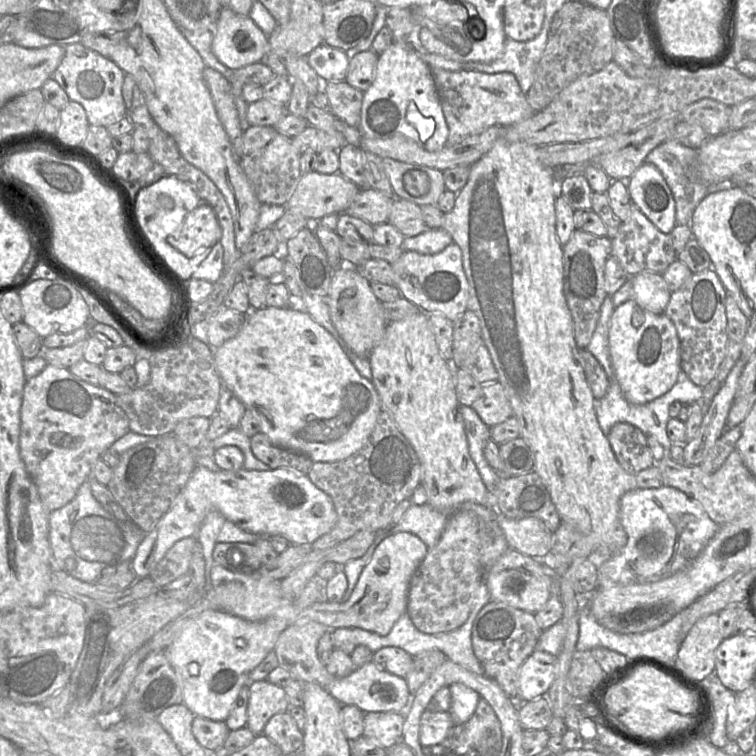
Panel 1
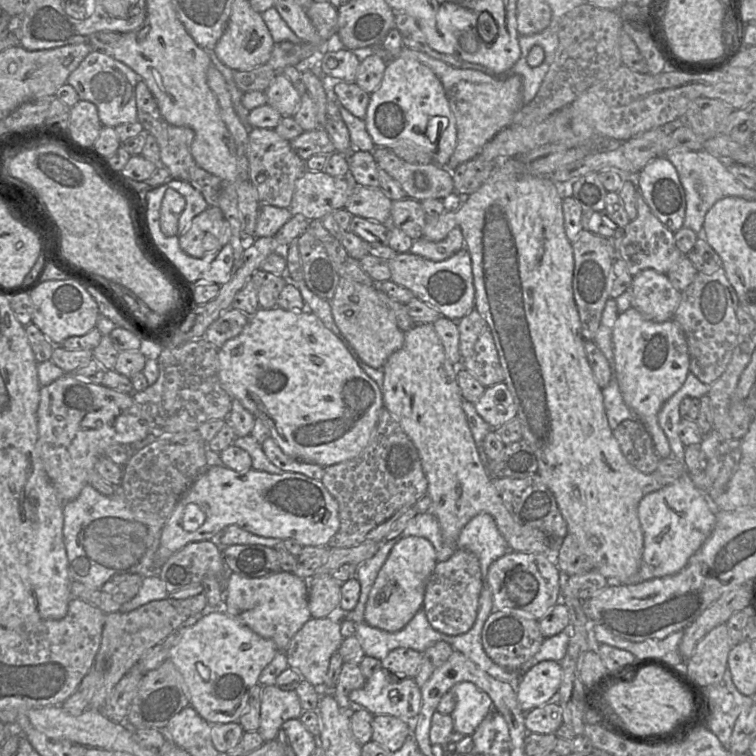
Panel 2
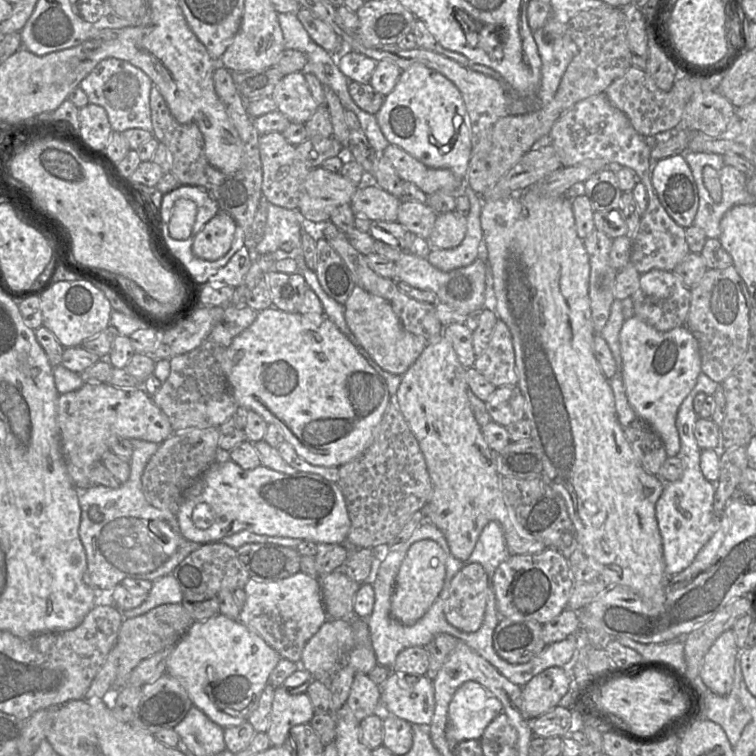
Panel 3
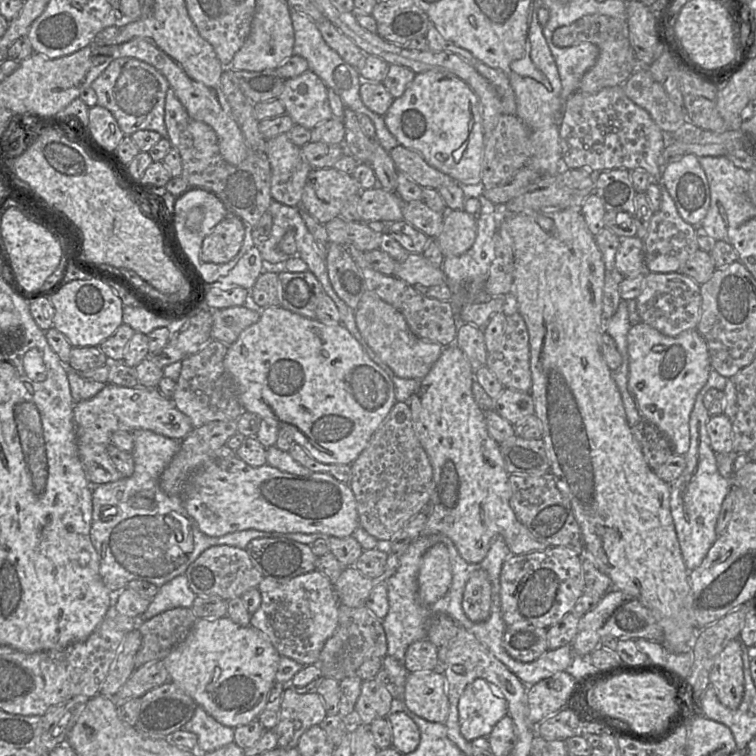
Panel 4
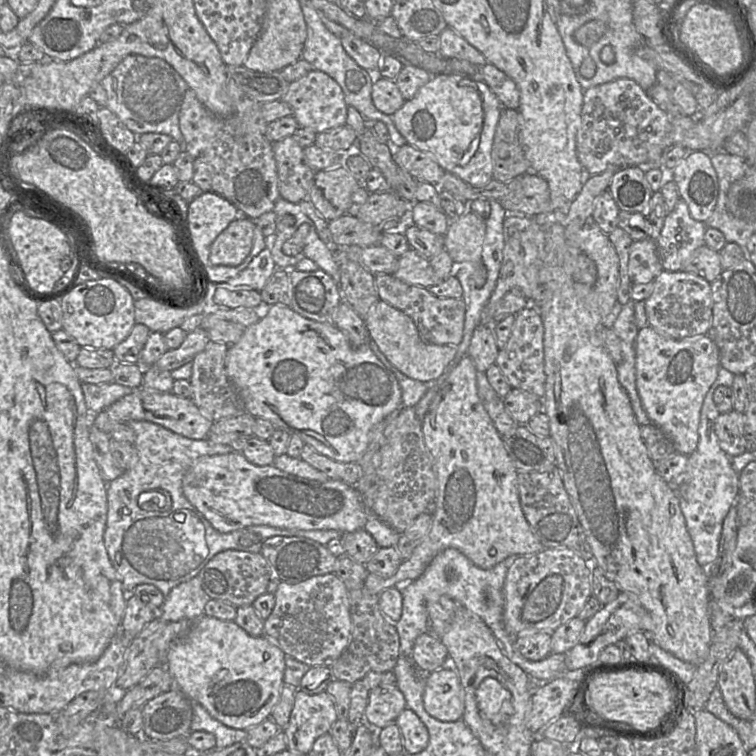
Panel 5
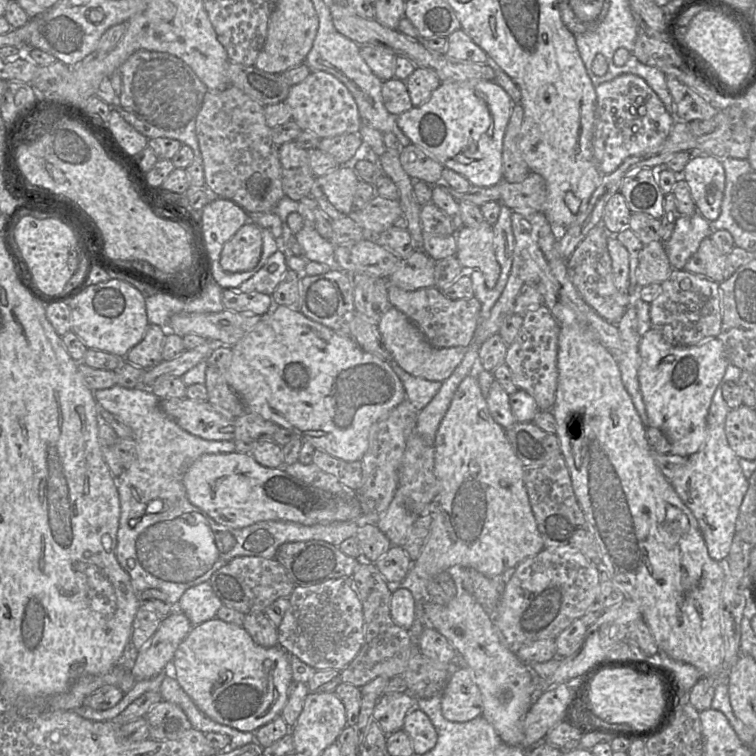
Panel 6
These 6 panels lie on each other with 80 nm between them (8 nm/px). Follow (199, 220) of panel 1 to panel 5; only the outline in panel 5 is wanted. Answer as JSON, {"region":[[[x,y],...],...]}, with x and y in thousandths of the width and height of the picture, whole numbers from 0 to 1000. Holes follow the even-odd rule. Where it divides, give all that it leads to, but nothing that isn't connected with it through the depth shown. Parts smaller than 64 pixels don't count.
{"region":[[[331,288],[312,290],[295,304],[278,327],[280,352],[315,352],[331,336],[340,299]]]}

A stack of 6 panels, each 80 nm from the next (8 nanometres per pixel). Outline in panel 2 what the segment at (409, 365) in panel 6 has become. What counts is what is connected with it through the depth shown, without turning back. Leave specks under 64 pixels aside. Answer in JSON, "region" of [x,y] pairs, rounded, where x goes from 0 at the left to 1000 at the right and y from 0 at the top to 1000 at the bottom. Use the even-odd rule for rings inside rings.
{"region":[[[451,366],[443,390],[435,399],[443,429],[478,478],[505,488],[516,470],[533,458],[536,439],[526,433],[516,410],[501,396],[499,378],[485,378]]]}

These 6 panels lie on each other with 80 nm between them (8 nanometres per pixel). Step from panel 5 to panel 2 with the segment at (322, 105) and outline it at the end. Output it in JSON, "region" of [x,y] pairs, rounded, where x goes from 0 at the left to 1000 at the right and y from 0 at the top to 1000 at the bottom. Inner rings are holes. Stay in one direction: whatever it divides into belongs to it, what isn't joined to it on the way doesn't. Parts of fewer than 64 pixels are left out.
{"region":[[[368,98],[360,111],[349,122],[354,138],[377,155],[388,155],[398,138],[398,126],[384,104]]]}

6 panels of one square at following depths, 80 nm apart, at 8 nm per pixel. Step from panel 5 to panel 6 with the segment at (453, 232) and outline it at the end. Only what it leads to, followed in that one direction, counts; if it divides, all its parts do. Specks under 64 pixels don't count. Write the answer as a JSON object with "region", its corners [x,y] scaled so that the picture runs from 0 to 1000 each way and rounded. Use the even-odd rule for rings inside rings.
{"region":[[[646,294],[632,300],[612,299],[602,307],[603,341],[612,353],[634,357],[642,378],[652,381],[660,368],[661,351],[652,325],[652,302]]]}

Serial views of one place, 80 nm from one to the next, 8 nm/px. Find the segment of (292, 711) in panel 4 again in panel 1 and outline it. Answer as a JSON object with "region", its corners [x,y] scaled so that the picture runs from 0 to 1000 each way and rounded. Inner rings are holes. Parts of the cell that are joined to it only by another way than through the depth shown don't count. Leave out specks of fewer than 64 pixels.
{"region":[[[352,899],[331,902],[327,907],[327,962],[339,972],[348,971],[354,952],[368,943],[378,942],[382,934],[374,910]]]}

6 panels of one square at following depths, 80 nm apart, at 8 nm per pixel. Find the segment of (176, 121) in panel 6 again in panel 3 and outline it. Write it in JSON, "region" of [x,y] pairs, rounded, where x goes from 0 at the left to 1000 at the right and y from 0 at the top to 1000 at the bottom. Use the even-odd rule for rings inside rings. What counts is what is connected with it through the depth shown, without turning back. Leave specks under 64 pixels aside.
{"region":[[[142,77],[131,82],[104,112],[114,123],[118,136],[139,144],[148,172],[159,176],[176,169],[201,175],[198,147],[201,115],[201,106],[187,91],[153,77]]]}

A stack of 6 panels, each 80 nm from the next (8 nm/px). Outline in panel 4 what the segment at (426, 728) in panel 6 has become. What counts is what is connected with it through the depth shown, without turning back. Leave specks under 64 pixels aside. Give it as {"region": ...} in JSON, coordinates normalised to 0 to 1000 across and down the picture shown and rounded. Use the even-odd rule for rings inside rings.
{"region":[[[520,939],[513,947],[519,959],[519,988],[532,999],[550,992],[556,983],[556,966],[541,944],[533,939]]]}

